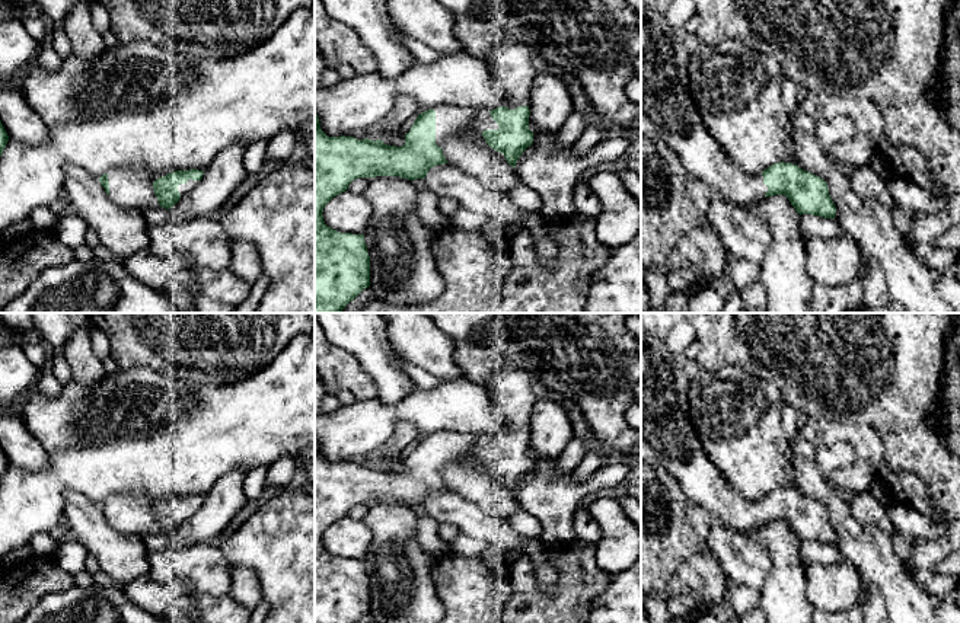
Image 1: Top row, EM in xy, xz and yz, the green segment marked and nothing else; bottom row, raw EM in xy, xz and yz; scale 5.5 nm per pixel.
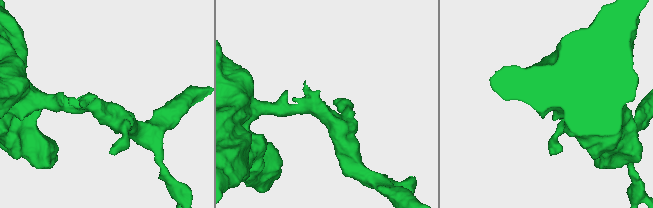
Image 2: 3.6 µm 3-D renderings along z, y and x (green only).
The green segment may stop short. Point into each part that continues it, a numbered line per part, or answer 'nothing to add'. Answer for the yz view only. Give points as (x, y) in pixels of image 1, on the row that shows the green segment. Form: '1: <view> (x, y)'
1: yz (669, 114)

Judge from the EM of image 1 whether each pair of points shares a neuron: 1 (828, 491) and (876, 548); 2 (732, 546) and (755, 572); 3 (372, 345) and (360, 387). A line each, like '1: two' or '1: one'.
1: one
2: one
3: two

